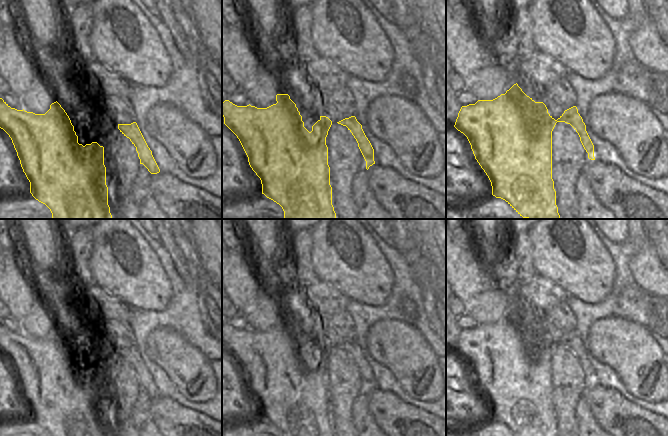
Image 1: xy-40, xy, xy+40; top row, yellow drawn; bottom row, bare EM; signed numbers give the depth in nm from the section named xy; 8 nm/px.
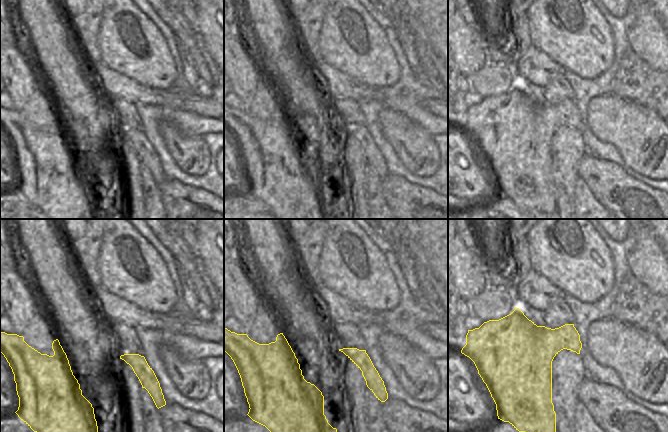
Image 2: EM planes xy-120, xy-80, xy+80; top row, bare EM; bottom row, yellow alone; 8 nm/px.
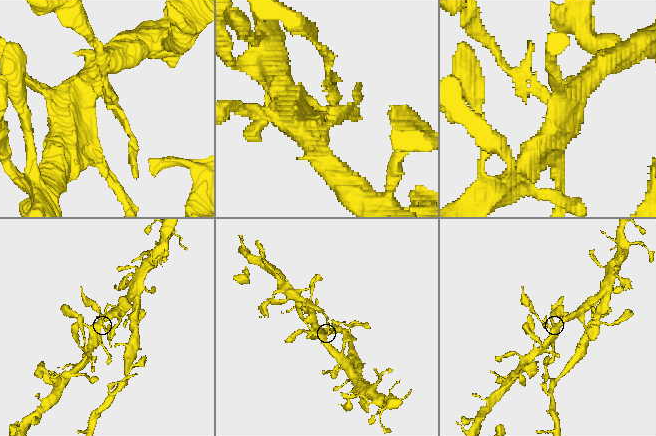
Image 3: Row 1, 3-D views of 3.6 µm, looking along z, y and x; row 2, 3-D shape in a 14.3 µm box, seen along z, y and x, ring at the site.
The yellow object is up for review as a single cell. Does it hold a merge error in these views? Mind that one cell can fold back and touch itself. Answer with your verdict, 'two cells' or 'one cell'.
two cells

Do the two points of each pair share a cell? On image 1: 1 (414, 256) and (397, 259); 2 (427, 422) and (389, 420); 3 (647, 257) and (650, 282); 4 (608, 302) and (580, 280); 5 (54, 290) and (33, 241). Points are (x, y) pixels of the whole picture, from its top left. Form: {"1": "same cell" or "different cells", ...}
{"1": "different cells", "2": "same cell", "3": "same cell", "4": "different cells", "5": "same cell"}

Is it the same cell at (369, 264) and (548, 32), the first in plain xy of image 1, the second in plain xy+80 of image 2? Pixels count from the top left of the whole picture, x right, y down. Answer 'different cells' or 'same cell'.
same cell

